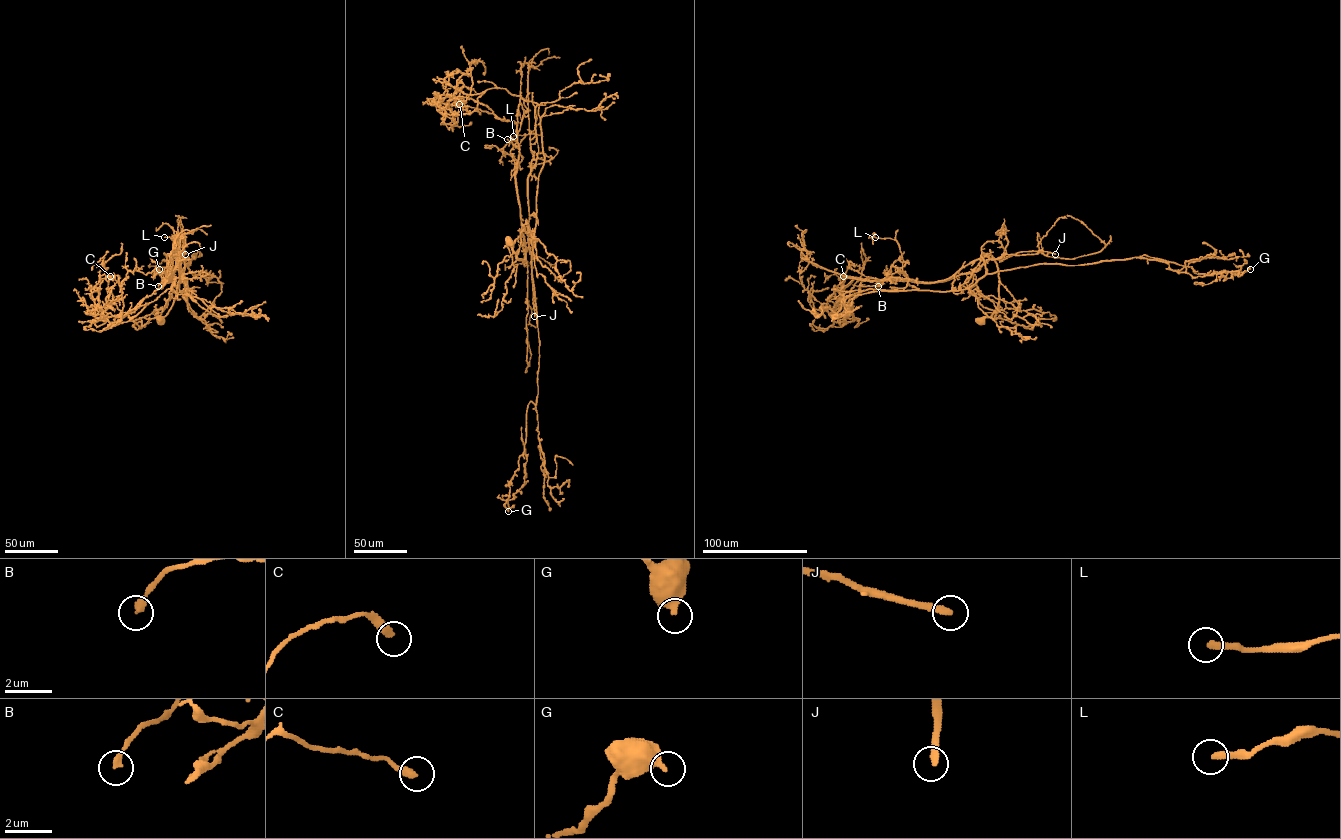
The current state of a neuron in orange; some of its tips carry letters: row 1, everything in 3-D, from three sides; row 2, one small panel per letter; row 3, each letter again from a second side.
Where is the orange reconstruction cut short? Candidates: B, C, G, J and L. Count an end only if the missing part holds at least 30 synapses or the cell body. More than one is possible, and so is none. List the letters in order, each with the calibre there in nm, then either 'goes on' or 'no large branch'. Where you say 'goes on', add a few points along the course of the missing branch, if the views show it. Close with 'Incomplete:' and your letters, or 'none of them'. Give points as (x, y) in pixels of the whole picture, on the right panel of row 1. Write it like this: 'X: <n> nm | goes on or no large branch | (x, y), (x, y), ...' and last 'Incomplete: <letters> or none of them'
B: 260 nm | no large branch
C: 340 nm | no large branch
G: 400 nm | no large branch
J: 300 nm | goes on | (1055, 254), (1074, 254), (1099, 245), (1118, 216), (1105, 203)
L: 300 nm | no large branch
Incomplete: J

